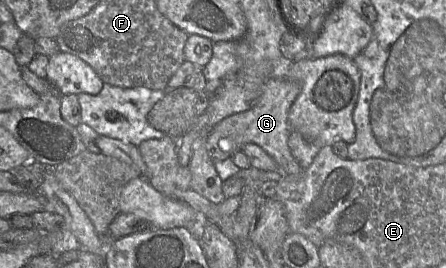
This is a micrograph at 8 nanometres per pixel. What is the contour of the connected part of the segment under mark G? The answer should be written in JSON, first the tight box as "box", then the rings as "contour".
{"box":[207,78,302,175],"contour":[[[270,78],[266,81],[262,95],[255,105],[247,111],[230,115],[220,121],[207,136],[207,152],[213,163],[231,158],[236,152],[253,143],[260,146],[278,165],[284,175],[297,175],[302,167],[293,157],[288,146],[290,128],[288,113],[291,105],[301,92],[301,84],[286,78]]]}

